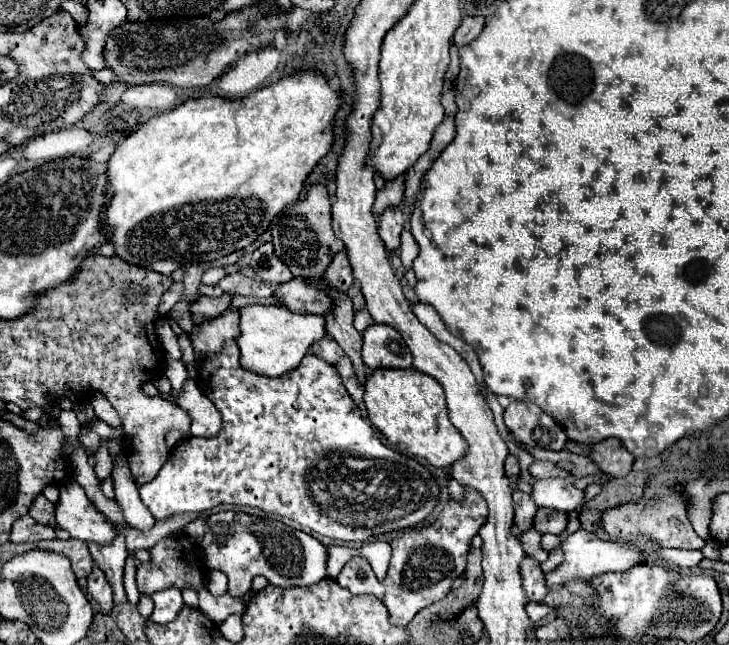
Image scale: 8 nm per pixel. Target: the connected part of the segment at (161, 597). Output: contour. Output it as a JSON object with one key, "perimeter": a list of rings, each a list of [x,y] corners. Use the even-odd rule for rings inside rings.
{"perimeter":[[[169,588],[165,592],[157,592],[157,596],[151,596],[151,600],[155,602],[155,610],[149,620],[153,620],[155,624],[167,624],[167,622],[175,620],[177,614],[181,612],[181,608],[185,606],[181,592],[173,590],[173,588]]]}

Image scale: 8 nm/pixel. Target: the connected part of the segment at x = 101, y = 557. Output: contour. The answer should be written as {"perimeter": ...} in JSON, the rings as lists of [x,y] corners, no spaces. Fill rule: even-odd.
{"perimeter":[[[117,534],[111,544],[87,542],[87,546],[95,564],[109,576],[109,582],[113,584],[113,600],[125,600],[125,590],[123,590],[123,566],[127,558],[125,536]]]}

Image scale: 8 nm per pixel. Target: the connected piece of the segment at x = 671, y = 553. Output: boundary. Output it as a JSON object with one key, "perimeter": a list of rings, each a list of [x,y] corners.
{"perimeter":[[[659,548],[656,551],[663,560],[667,560],[671,566],[677,568],[693,568],[703,560],[703,554],[697,552],[685,552],[685,550],[673,550],[673,548]]]}

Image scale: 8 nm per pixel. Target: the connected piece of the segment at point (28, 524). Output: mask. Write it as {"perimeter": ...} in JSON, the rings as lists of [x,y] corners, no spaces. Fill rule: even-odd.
{"perimeter":[[[25,514],[21,520],[17,520],[9,534],[11,542],[37,542],[41,538],[55,540],[55,532],[51,530],[51,526],[37,524],[29,514]]]}

